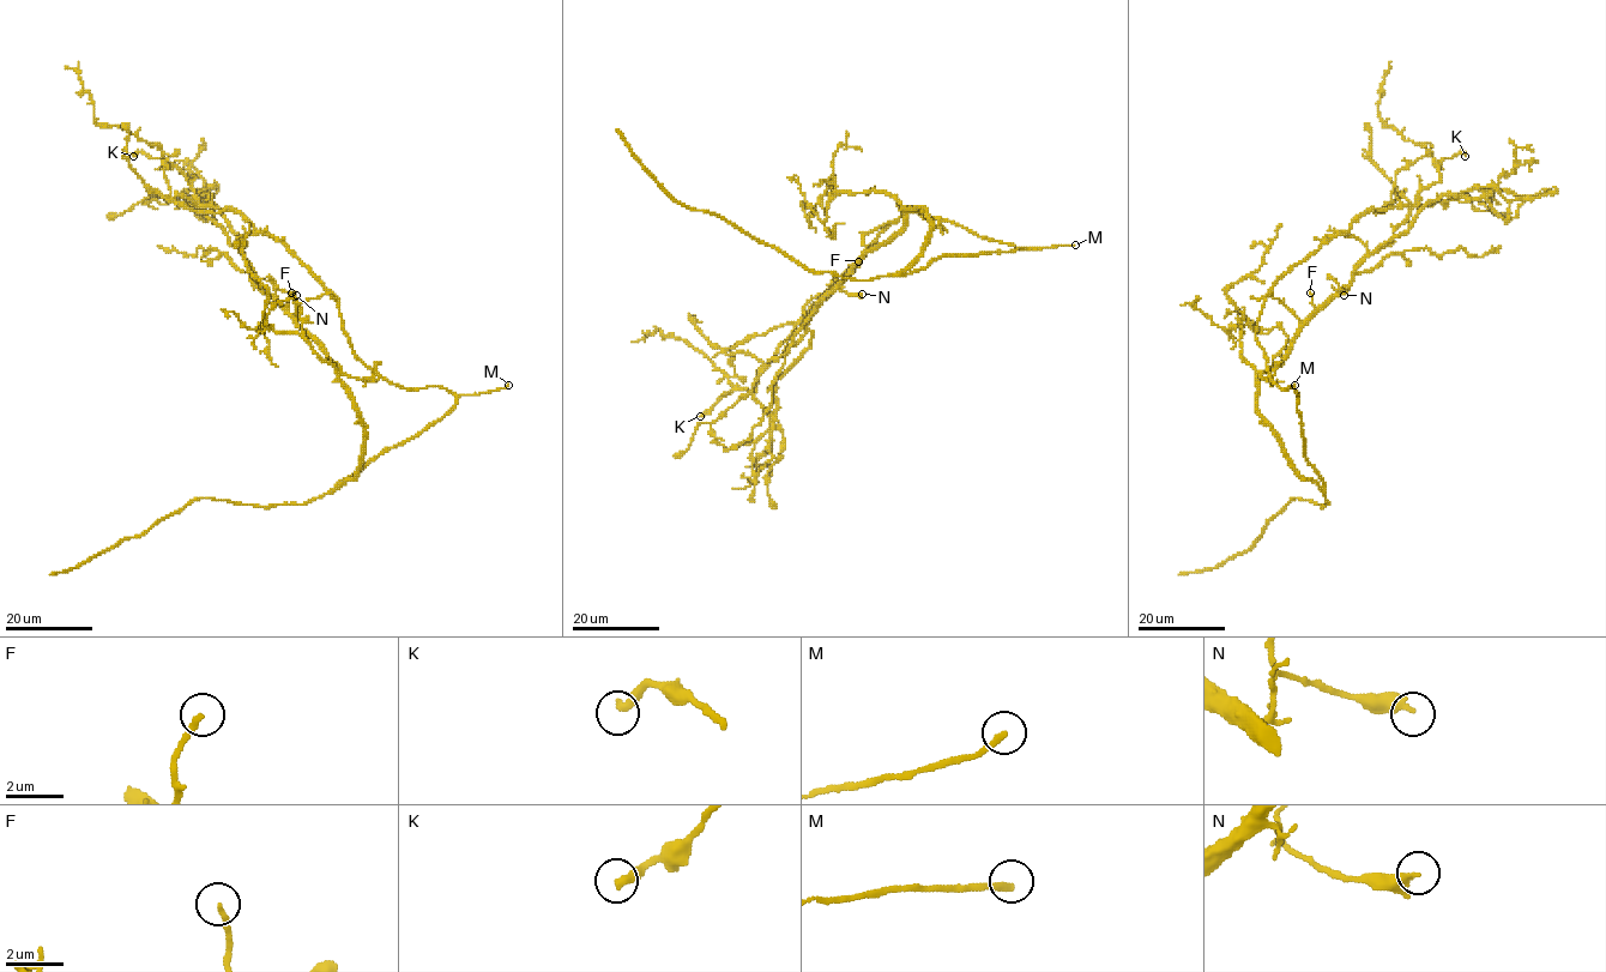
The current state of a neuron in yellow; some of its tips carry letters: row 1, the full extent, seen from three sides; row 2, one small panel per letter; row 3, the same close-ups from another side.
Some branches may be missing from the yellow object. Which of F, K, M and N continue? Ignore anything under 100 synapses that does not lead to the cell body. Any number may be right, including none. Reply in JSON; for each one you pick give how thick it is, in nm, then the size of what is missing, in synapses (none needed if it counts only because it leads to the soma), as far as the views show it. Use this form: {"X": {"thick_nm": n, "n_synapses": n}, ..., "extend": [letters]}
{"M": {"thick_nm": 240, "n_synapses": 120}, "extend": ["M"]}

